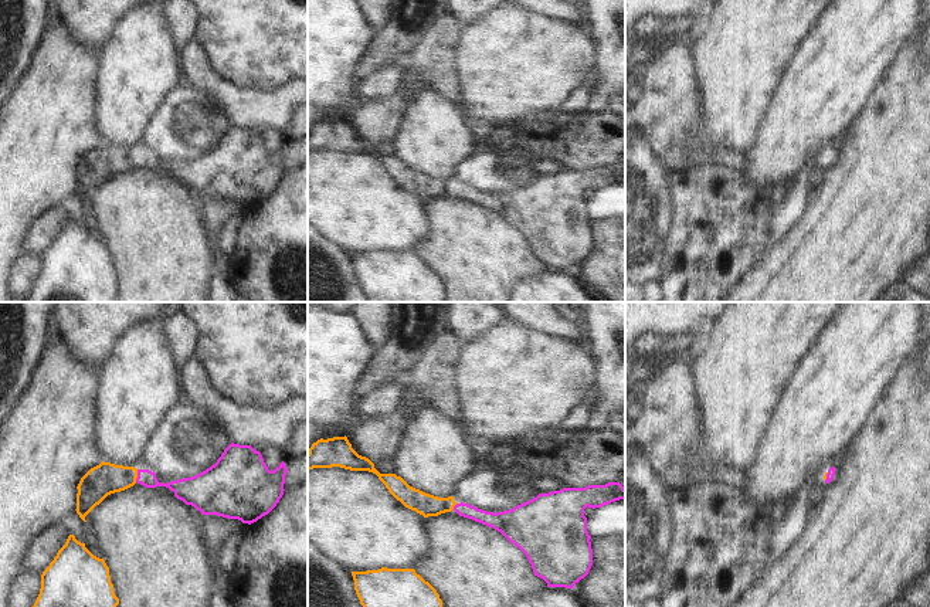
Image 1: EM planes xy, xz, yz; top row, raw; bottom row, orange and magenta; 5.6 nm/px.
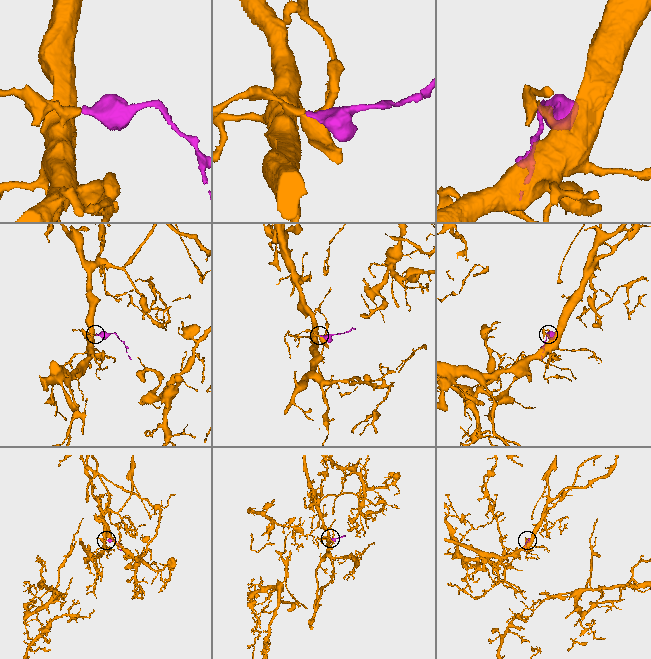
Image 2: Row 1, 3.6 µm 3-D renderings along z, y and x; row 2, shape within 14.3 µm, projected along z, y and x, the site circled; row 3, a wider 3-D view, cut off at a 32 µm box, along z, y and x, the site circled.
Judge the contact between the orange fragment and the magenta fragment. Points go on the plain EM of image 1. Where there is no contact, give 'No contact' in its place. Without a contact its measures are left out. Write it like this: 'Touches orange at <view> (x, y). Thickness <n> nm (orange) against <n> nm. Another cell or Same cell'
Touches orange at xy (136, 158). Thickness 180 nm (orange) against 90 nm. Same cell

